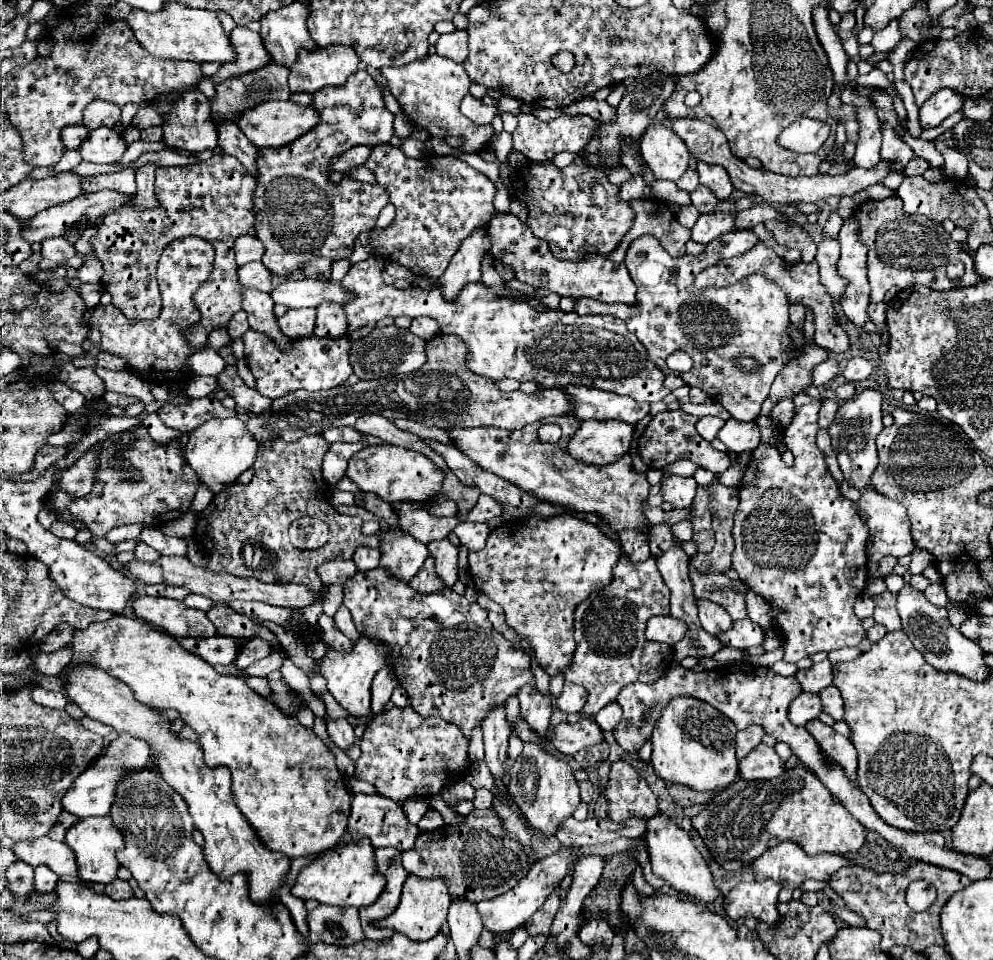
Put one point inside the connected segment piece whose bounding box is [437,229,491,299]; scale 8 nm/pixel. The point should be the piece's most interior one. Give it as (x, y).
(464, 268)

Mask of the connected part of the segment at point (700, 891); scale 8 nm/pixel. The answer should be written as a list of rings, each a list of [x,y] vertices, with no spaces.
[[[659,811],[657,815],[653,815],[647,821],[643,841],[647,845],[649,861],[651,861],[653,873],[657,877],[663,877],[677,891],[681,891],[685,895],[693,895],[693,897],[697,897],[699,901],[705,901],[705,903],[715,901],[715,897],[719,897],[719,889],[713,883],[713,875],[711,875],[707,863],[703,861],[701,853],[695,849],[691,837],[687,835],[687,831],[677,827],[665,813]]]

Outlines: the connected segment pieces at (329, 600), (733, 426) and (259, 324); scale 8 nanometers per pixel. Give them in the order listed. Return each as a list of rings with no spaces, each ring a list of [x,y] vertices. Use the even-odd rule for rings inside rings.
[[[329,585],[323,599],[323,611],[333,617],[341,607],[341,603],[343,603],[343,585]]]
[[[733,417],[723,425],[717,437],[735,453],[751,453],[761,443],[761,431],[755,421],[745,423]]]
[[[243,291],[243,309],[249,315],[249,327],[253,331],[265,333],[267,337],[271,337],[271,341],[285,351],[287,347],[291,347],[291,339],[285,337],[277,325],[277,317],[273,313],[273,299],[269,293],[261,293],[261,291]]]

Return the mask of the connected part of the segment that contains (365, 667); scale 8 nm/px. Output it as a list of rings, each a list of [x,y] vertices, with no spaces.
[[[361,635],[353,641],[349,653],[341,653],[329,645],[325,645],[325,657],[319,663],[319,673],[327,679],[327,691],[335,697],[335,701],[347,709],[351,715],[369,715],[371,713],[371,693],[369,687],[373,677],[381,667],[387,665],[387,645],[381,639]]]

